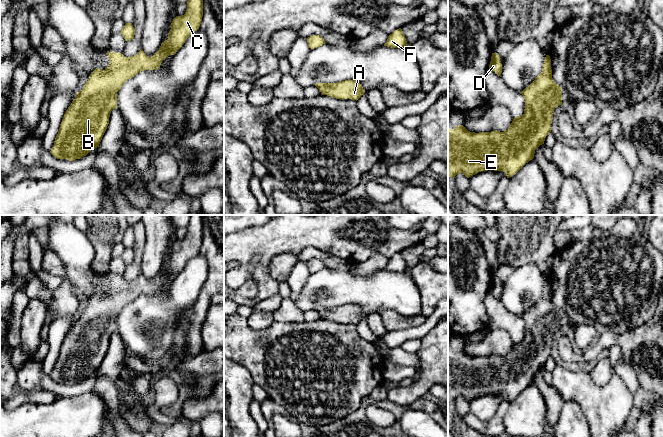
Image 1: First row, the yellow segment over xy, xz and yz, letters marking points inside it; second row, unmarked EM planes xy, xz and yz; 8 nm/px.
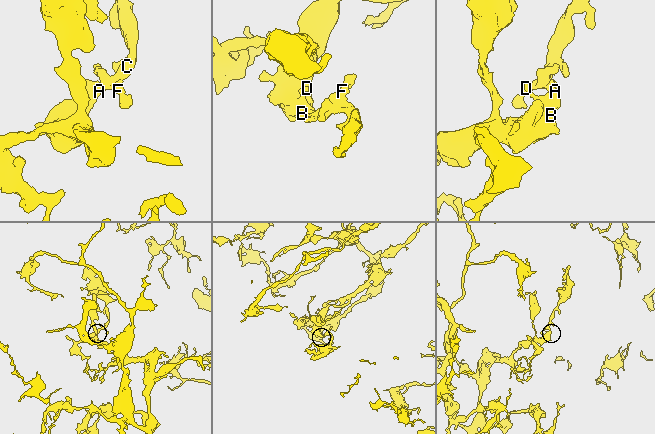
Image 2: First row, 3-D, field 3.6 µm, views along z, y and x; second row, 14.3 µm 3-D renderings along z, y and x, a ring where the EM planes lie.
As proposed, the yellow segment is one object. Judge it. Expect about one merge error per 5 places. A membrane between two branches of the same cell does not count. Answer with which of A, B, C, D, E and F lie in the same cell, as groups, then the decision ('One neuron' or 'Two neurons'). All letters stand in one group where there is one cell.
Groups: A B C D E F. One neuron

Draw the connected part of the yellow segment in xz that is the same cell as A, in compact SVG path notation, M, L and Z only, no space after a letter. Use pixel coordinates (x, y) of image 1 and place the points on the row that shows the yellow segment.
M345 80L337 83L316 83L315 86L322 95L344 100L358 100L364 93L362 85L357 80Z

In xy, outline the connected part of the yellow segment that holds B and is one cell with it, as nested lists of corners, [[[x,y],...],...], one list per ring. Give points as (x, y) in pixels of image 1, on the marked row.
[[[188,0],[184,15],[176,16],[168,33],[168,39],[162,42],[159,50],[151,57],[141,49],[136,55],[125,57],[121,53],[107,51],[110,63],[105,70],[96,68],[89,76],[82,90],[76,93],[75,99],[66,110],[58,134],[55,138],[51,154],[57,159],[73,161],[86,156],[91,150],[99,147],[109,124],[110,113],[117,108],[117,92],[122,85],[136,74],[144,70],[157,70],[162,61],[174,55],[187,38],[197,31],[203,17],[203,0]]]

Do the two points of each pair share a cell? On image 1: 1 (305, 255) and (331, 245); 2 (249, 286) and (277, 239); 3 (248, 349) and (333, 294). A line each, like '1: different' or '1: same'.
1: different
2: different
3: different

